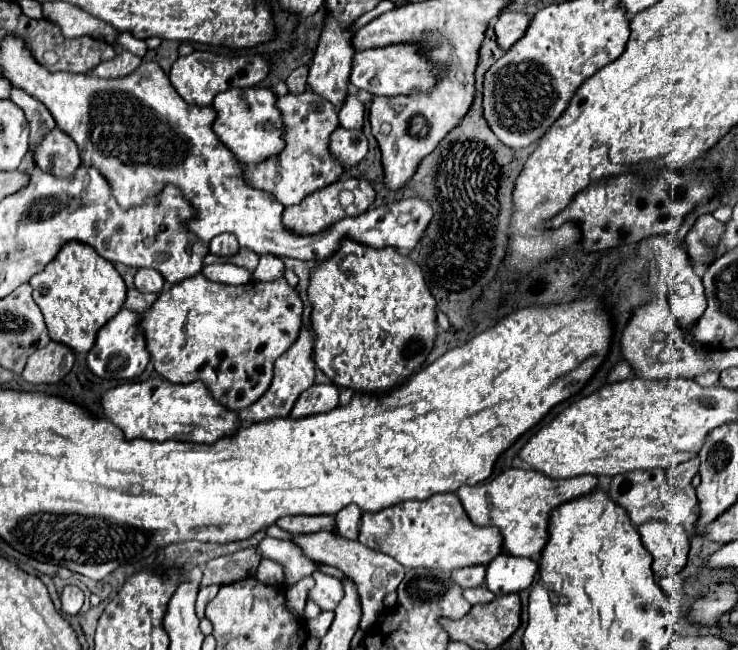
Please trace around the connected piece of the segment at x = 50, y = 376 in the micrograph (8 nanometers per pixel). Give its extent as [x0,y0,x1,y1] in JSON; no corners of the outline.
[22,341,76,385]

